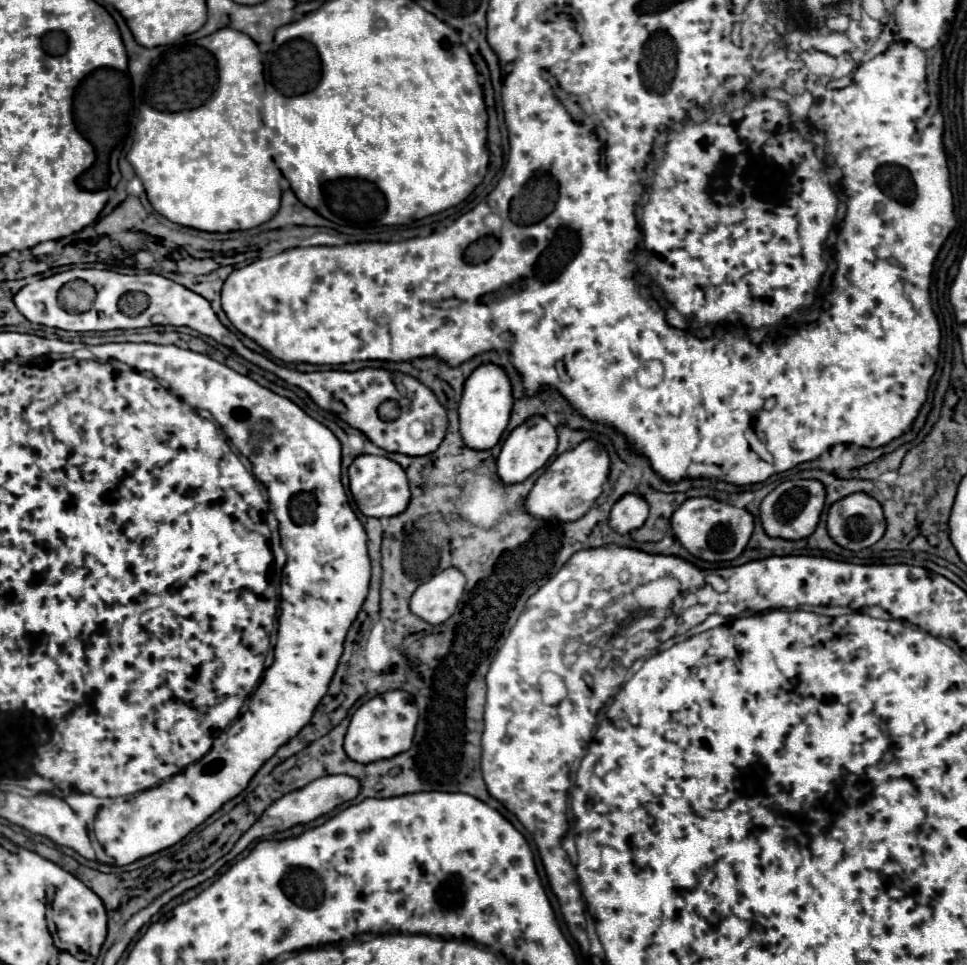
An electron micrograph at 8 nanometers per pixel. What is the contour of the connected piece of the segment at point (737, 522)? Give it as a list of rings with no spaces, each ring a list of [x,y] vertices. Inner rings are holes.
[[[703,496],[703,498],[689,498],[683,502],[683,508],[677,508],[671,526],[675,532],[675,538],[697,558],[707,562],[727,562],[737,558],[743,548],[747,546],[755,522],[749,510],[735,508],[731,504],[719,502],[715,498]]]

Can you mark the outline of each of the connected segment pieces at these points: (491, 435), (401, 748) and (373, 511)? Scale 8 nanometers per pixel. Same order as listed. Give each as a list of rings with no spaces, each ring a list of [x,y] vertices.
[[[497,364],[477,366],[471,372],[471,376],[465,380],[463,396],[459,404],[459,422],[461,422],[459,430],[463,440],[467,440],[467,446],[475,450],[493,448],[509,424],[511,408],[513,408],[513,394],[511,394],[511,380],[507,372]]]
[[[389,690],[373,696],[361,704],[351,716],[349,730],[345,734],[345,752],[355,762],[375,762],[383,758],[393,758],[411,748],[415,726],[417,726],[417,706],[407,698],[405,690]]]
[[[369,454],[357,456],[349,466],[349,480],[351,480],[349,488],[355,498],[355,504],[365,516],[373,516],[373,518],[397,516],[409,504],[411,494],[409,494],[407,474],[397,462],[389,460],[387,456],[369,456]]]

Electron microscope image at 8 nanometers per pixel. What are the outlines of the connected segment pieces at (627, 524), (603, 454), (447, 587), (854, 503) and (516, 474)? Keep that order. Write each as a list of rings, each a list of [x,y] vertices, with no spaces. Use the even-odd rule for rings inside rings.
[[[625,494],[619,498],[611,508],[611,524],[615,524],[615,530],[619,534],[627,534],[639,526],[649,516],[649,504],[641,494]]]
[[[583,440],[575,448],[559,454],[549,468],[537,478],[533,490],[527,496],[525,510],[535,518],[559,518],[563,522],[583,516],[603,492],[603,484],[609,478],[611,460],[609,452],[595,440]]]
[[[447,568],[423,582],[411,596],[411,610],[429,624],[445,622],[457,608],[465,588],[465,574],[459,568]]]
[[[855,492],[855,494],[849,494],[841,500],[837,500],[831,508],[829,508],[829,516],[827,516],[827,530],[829,530],[829,536],[843,548],[849,548],[849,550],[863,550],[863,548],[869,548],[873,546],[877,540],[883,538],[885,534],[885,516],[883,516],[883,508],[881,504],[871,498],[869,494],[865,492]]]
[[[531,416],[521,426],[517,426],[505,440],[501,454],[497,458],[497,474],[505,484],[525,480],[553,456],[555,448],[557,448],[557,428],[545,416]]]

